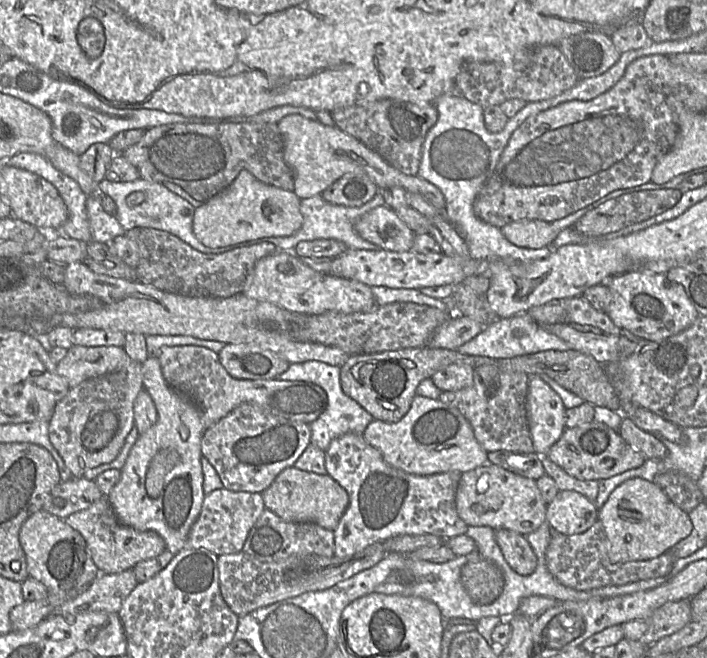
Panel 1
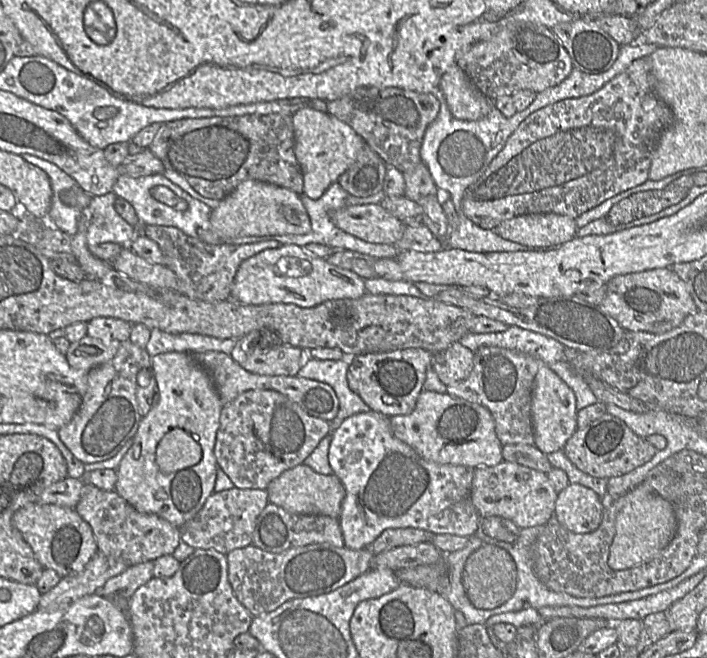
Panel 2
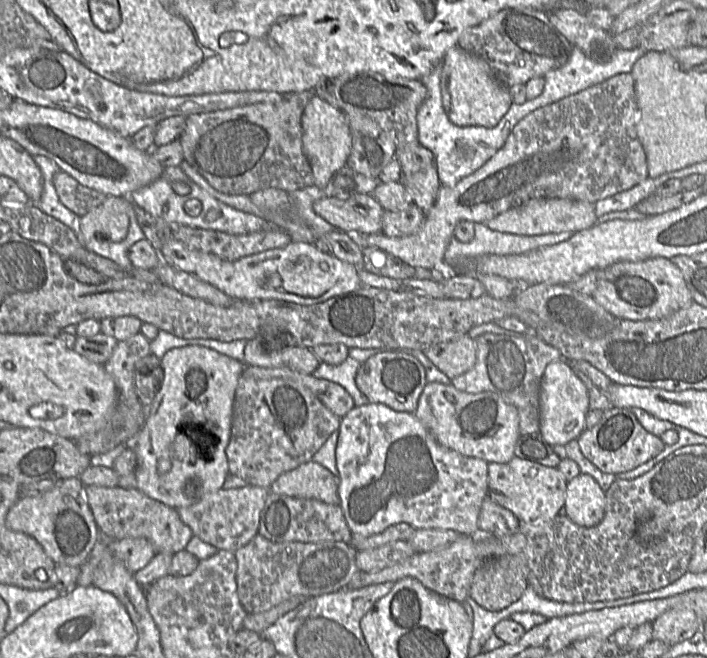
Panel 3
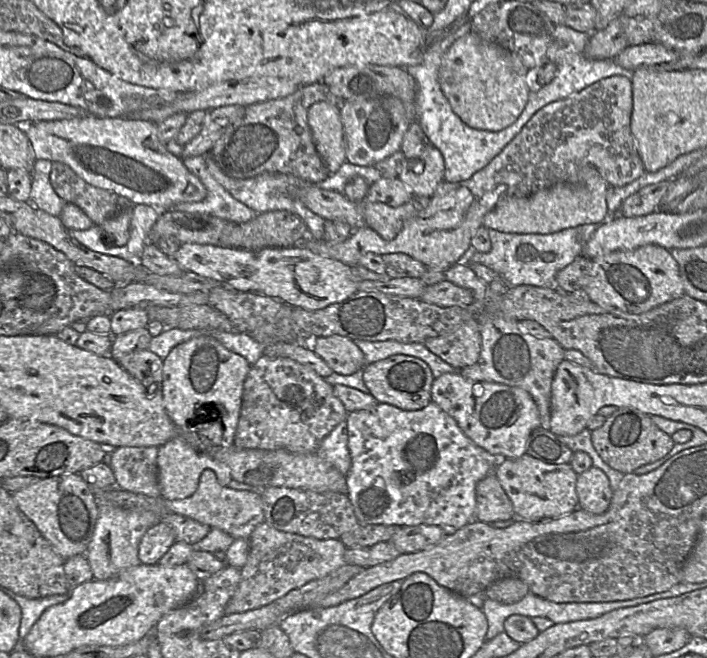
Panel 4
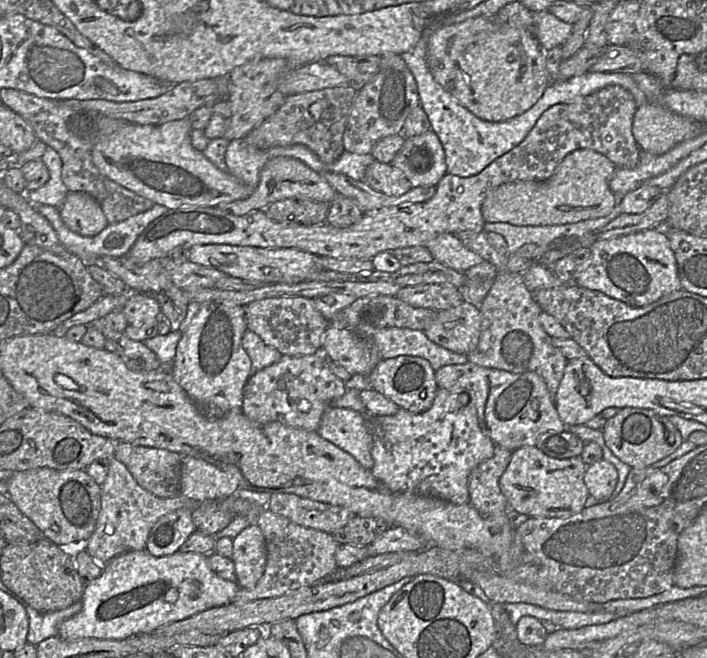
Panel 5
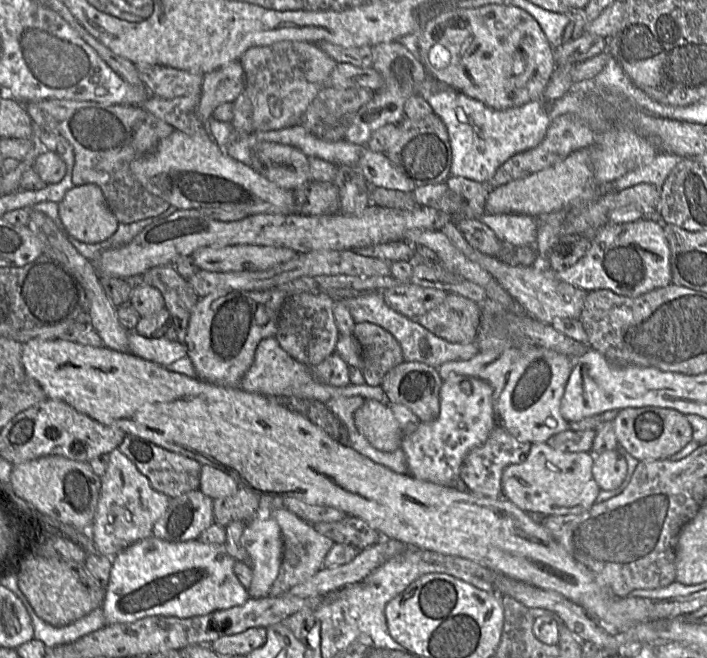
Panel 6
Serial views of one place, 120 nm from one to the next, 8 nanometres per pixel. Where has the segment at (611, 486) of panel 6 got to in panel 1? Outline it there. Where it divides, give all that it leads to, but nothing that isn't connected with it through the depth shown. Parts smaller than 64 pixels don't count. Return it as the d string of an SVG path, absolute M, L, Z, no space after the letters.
M559 491L547 504L546 521L557 533L580 534L588 530L597 520L598 509L594 502L576 491Z

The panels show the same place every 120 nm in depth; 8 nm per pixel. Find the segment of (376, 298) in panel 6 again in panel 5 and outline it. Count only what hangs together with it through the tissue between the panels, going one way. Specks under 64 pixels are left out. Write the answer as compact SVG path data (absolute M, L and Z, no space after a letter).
M393 327L365 331L359 336L376 346L383 360L404 355L417 356L427 360L435 372L443 366L468 363L468 355L449 351L433 343L420 330Z

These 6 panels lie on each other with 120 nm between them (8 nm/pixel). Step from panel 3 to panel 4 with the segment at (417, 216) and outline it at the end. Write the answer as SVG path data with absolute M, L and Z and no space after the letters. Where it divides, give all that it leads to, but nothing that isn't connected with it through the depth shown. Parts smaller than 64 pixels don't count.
M413 195L401 206L391 207L366 199L363 202L366 226L376 231L383 239L390 241L398 235L411 218L429 205L430 200L429 197Z

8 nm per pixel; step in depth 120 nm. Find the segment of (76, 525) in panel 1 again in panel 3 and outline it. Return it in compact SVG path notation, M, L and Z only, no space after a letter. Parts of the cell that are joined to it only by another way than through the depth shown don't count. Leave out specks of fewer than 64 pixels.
M85 486L84 492L99 533L111 540L146 538L155 553L175 554L185 549L193 537L192 530L182 522L178 510L154 500L137 488Z

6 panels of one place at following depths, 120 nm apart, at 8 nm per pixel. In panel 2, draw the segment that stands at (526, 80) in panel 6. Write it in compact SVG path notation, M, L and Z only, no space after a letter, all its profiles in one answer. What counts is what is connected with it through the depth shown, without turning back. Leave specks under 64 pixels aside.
M456 62L442 75L439 87L451 114L456 119L481 119L487 116L494 106L494 101L473 85Z

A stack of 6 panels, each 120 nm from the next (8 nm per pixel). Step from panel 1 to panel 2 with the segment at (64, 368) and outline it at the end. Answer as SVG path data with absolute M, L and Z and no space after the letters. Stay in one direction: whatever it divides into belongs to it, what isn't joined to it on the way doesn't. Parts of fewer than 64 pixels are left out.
M86 335L71 343L65 357L72 368L88 372L112 359L119 346L119 341L101 341Z

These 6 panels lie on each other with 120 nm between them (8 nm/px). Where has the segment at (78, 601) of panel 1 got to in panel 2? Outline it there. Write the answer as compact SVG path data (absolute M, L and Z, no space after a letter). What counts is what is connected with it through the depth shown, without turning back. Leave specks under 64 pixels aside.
M154 561L129 566L124 572L111 577L95 592L97 595L129 599L143 584L153 578Z

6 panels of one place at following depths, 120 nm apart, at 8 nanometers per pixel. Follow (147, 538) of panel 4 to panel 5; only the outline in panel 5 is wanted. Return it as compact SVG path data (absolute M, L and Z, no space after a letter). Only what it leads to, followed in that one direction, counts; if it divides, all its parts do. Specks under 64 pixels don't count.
M179 509L161 517L150 530L145 550L155 557L167 556L179 551L187 538L196 532L192 510Z

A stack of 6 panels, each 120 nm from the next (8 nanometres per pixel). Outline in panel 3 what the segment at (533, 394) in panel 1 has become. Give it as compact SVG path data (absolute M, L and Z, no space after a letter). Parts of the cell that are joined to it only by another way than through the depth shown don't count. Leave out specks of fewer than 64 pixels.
M566 360L551 362L545 368L540 384L540 435L550 445L565 445L585 430L589 395L585 384Z

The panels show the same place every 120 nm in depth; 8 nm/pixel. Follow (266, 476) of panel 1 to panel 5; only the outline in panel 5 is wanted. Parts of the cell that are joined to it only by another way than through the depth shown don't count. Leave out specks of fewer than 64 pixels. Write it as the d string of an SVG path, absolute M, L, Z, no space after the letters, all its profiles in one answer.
M322 352L304 356L282 355L278 362L252 373L249 377L243 391L243 414L251 421L262 425L280 422L306 431L317 431L331 402L344 396L348 391L344 381L332 373L329 364L329 359Z

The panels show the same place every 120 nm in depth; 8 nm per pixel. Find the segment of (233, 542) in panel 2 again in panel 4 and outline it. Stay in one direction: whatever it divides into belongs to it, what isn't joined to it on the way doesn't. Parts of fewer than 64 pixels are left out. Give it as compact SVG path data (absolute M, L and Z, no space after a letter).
M204 470L194 494L182 500L162 500L165 515L175 513L191 518L201 524L224 531L234 539L248 539L255 527L264 522L261 494L250 490L234 490L221 486L211 470Z

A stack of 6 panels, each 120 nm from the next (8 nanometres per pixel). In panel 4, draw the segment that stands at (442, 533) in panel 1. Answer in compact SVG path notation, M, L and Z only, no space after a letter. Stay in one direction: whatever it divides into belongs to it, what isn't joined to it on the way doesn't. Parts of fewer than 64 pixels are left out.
M386 403L348 413L346 417L351 468L346 475L347 496L361 525L435 525L460 529L475 519L476 485L494 471L497 457L469 439L456 420L436 403L408 411Z

